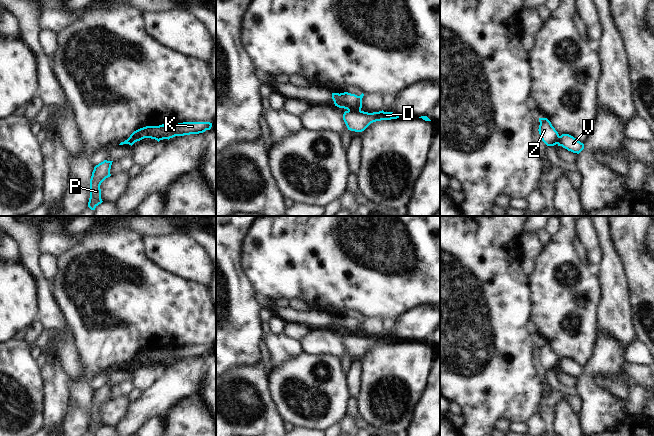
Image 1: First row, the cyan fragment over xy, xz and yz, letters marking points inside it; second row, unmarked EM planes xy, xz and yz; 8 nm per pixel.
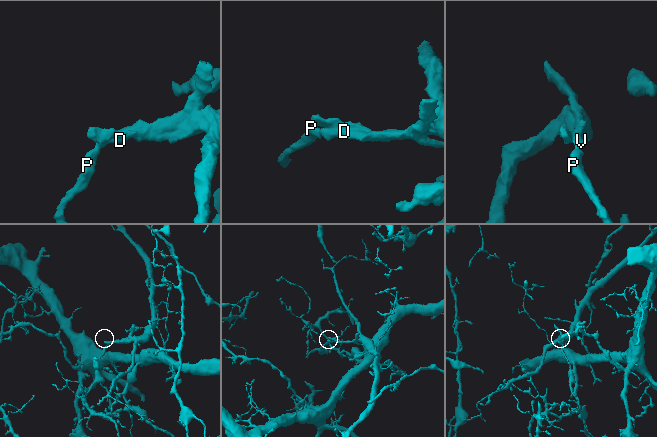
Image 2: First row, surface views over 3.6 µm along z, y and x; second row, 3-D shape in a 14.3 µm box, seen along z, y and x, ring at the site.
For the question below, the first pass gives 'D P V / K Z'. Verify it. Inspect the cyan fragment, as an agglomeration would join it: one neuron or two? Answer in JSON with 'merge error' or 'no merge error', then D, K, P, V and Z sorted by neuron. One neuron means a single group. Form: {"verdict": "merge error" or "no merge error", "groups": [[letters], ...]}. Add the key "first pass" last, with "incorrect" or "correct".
{"verdict": "merge error", "groups": [["D", "P", "V"], ["K", "Z"]], "first pass": "correct"}

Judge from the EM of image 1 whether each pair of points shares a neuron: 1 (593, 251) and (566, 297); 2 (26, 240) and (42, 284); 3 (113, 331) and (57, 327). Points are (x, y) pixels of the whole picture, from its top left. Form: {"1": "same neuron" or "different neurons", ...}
{"1": "different neurons", "2": "same neuron", "3": "different neurons"}

